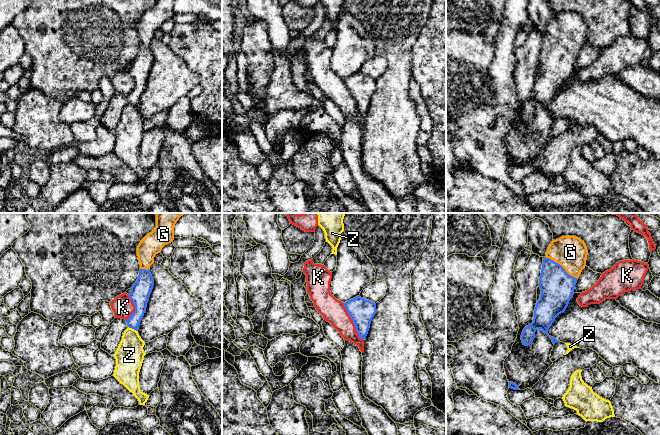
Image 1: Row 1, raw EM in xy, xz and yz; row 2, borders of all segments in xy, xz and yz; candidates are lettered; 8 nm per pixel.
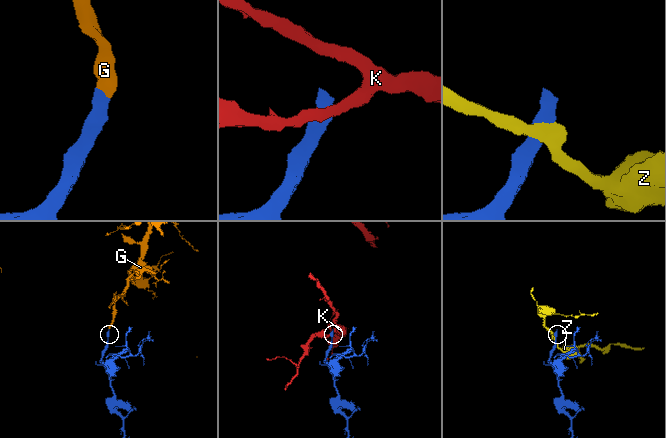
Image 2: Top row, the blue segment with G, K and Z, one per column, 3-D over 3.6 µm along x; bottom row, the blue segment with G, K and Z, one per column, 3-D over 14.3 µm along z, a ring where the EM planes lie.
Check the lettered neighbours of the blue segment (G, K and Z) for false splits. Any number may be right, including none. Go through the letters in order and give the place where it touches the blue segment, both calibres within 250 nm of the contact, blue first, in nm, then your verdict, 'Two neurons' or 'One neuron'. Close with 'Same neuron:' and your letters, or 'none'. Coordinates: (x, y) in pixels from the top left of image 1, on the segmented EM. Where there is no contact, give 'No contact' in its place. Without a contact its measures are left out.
G: Touches blue at yz (561, 266). Thickness 280 nm (blue) against 260 nm. One neuron
K: Touches blue at xz (353, 322). Thickness 200 nm (blue) against 190 nm. Two neurons
Z: Touches blue at xy (133, 328). Thickness 140 nm (blue) against 220 nm. Two neurons
Same neuron: G

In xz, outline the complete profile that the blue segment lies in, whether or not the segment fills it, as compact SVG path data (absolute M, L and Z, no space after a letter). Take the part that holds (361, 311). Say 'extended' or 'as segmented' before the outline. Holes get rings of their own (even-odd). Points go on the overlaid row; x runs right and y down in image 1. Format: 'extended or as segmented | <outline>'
as segmented | M357 296L345 302L344 307L352 319L359 337L364 340L376 313L376 304Z

